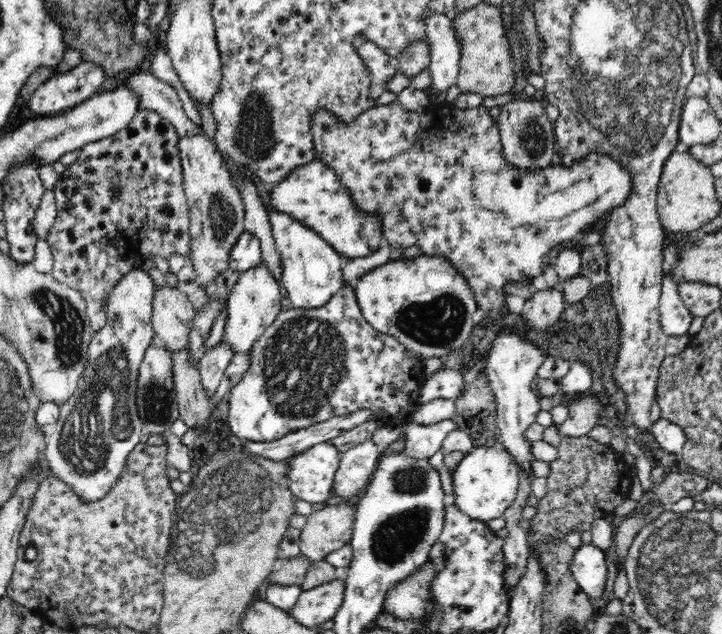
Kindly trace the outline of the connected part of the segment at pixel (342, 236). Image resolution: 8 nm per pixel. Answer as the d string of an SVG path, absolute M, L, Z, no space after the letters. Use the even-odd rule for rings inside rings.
M319 159L294 170L284 182L270 193L273 210L279 210L297 218L302 224L318 233L341 256L364 258L376 252L384 244L381 218L360 210L351 190L342 184L338 175Z

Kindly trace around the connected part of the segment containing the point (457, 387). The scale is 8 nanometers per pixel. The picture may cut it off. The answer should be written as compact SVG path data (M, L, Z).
M454 369L436 371L424 379L418 400L423 404L432 398L444 397L456 402L465 387L463 374Z

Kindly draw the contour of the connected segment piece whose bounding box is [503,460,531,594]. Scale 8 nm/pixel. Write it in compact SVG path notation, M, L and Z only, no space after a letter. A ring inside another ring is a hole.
M516 463L518 470L518 494L514 498L512 506L503 518L506 520L506 529L508 529L508 537L504 538L503 554L505 559L505 575L506 589L512 591L518 585L522 574L526 572L526 566L529 562L529 534L519 526L519 521L522 519L522 509L527 504L527 497L531 493L531 472L524 470L522 466Z

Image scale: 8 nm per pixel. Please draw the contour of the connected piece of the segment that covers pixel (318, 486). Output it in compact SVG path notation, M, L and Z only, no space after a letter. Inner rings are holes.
M331 442L315 444L286 461L293 496L314 507L331 504L335 501L334 477L340 461L341 452Z

